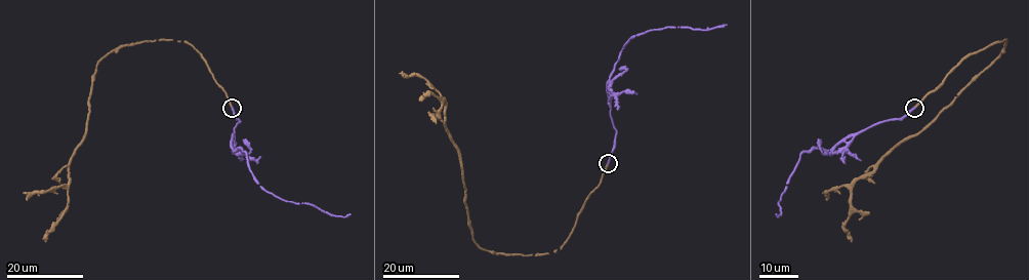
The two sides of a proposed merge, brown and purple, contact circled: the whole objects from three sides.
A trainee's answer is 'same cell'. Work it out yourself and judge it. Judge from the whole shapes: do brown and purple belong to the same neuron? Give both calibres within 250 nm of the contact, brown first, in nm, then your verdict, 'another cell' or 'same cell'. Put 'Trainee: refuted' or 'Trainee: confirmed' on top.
Trainee: confirmed
calibres 190 and 200 nm; same cell

